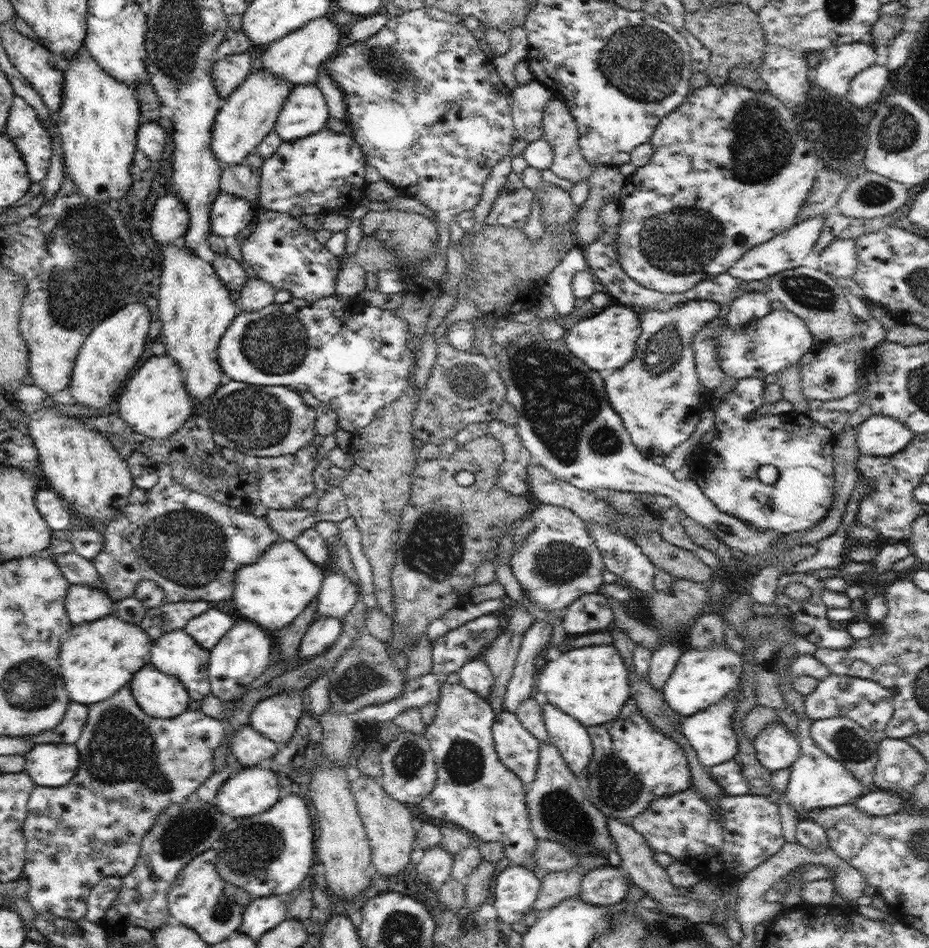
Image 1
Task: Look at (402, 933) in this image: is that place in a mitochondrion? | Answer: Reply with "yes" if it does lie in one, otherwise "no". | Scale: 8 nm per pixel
yes

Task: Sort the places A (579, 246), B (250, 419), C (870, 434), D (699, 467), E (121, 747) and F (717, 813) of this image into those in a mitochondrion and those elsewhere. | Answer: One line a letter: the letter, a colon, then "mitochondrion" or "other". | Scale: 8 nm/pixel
A: other
B: mitochondrion
C: other
D: other
E: mitochondrion
F: other

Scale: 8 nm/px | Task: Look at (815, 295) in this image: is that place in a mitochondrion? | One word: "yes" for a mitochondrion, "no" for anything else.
yes

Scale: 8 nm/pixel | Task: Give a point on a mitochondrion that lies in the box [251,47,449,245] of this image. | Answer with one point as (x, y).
(379, 62)

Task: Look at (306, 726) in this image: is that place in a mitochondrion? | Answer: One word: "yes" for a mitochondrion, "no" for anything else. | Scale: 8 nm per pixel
no

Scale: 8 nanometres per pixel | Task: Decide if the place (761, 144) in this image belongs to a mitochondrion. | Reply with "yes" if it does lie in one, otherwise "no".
yes

